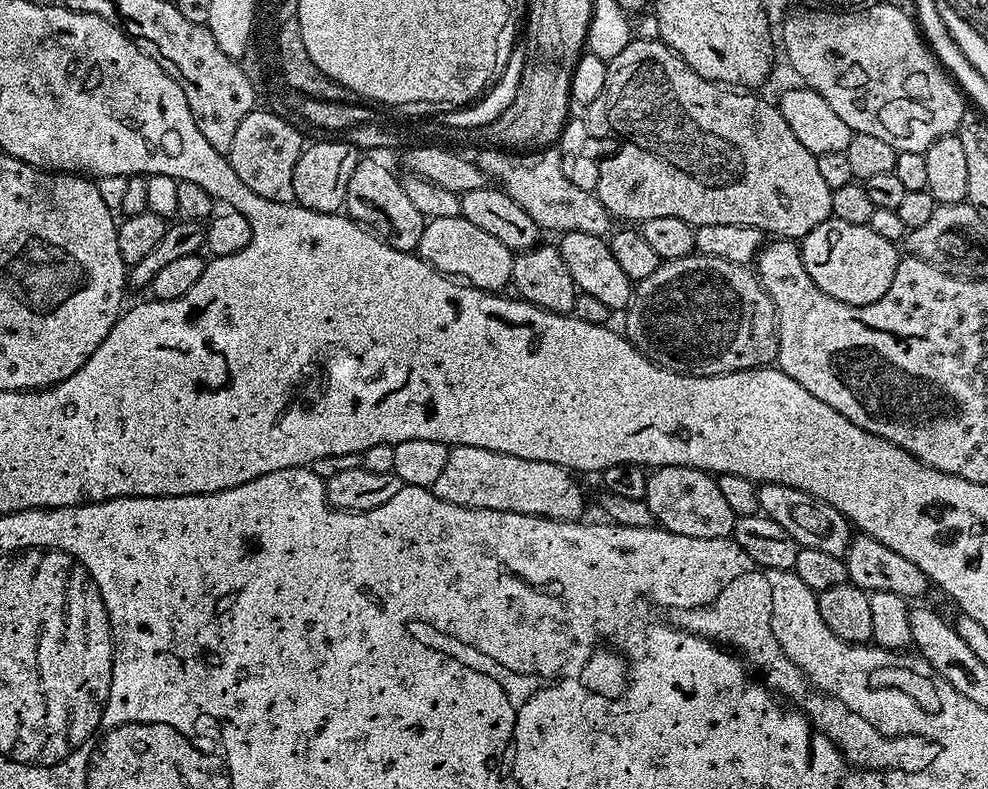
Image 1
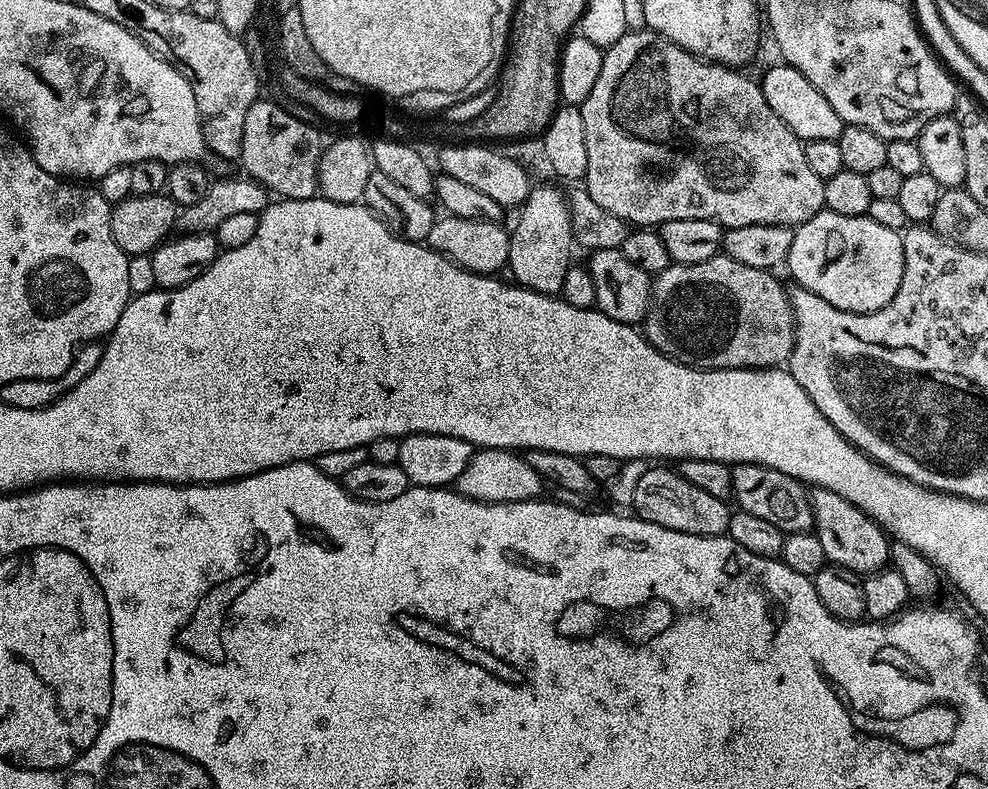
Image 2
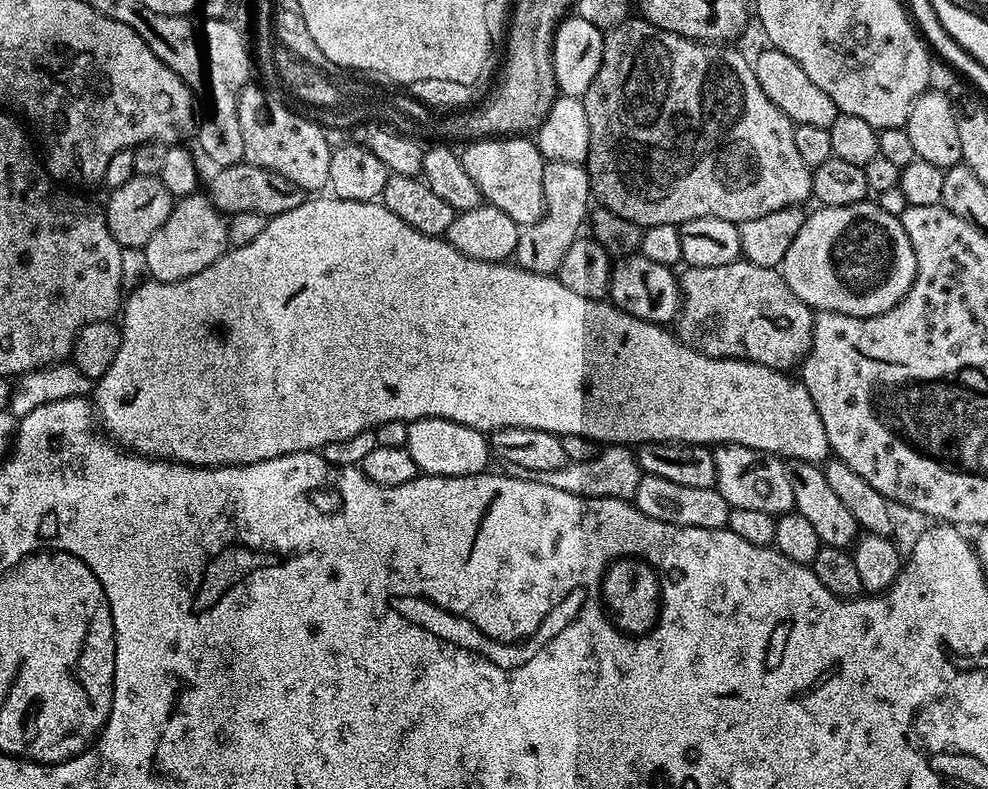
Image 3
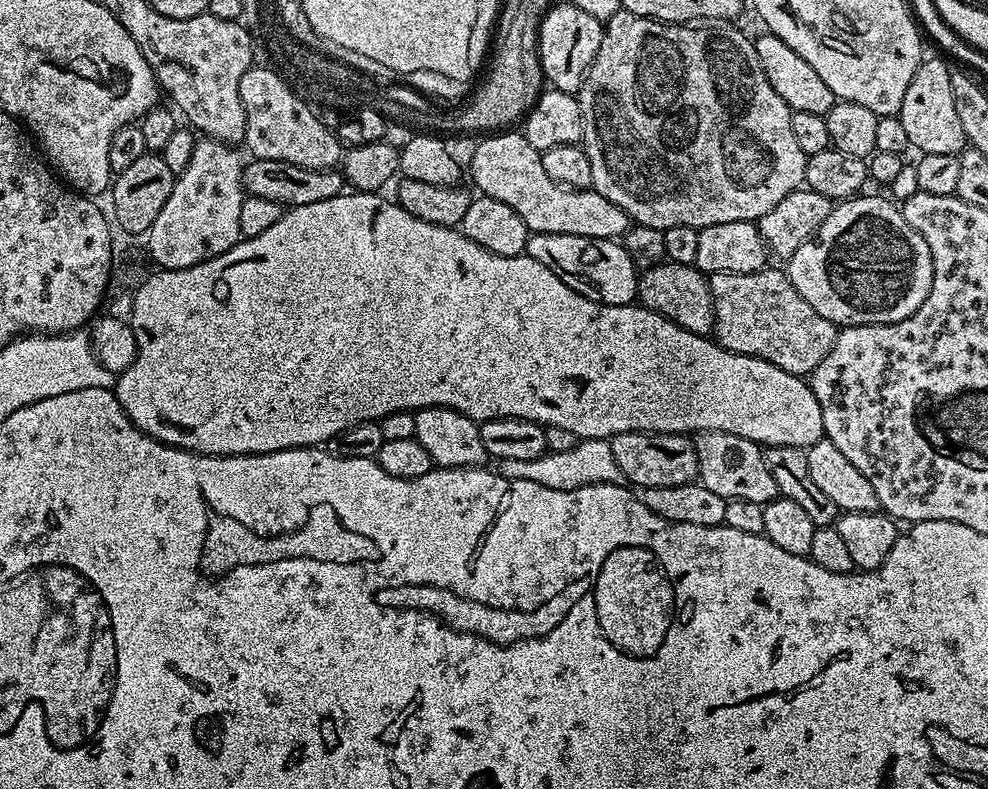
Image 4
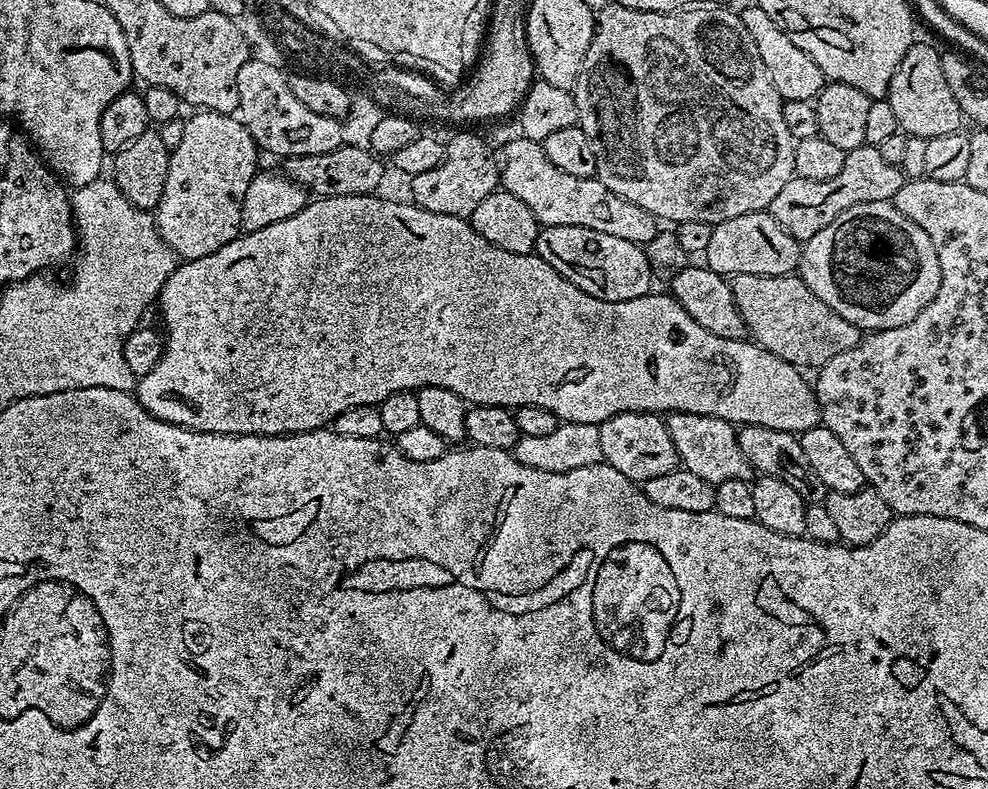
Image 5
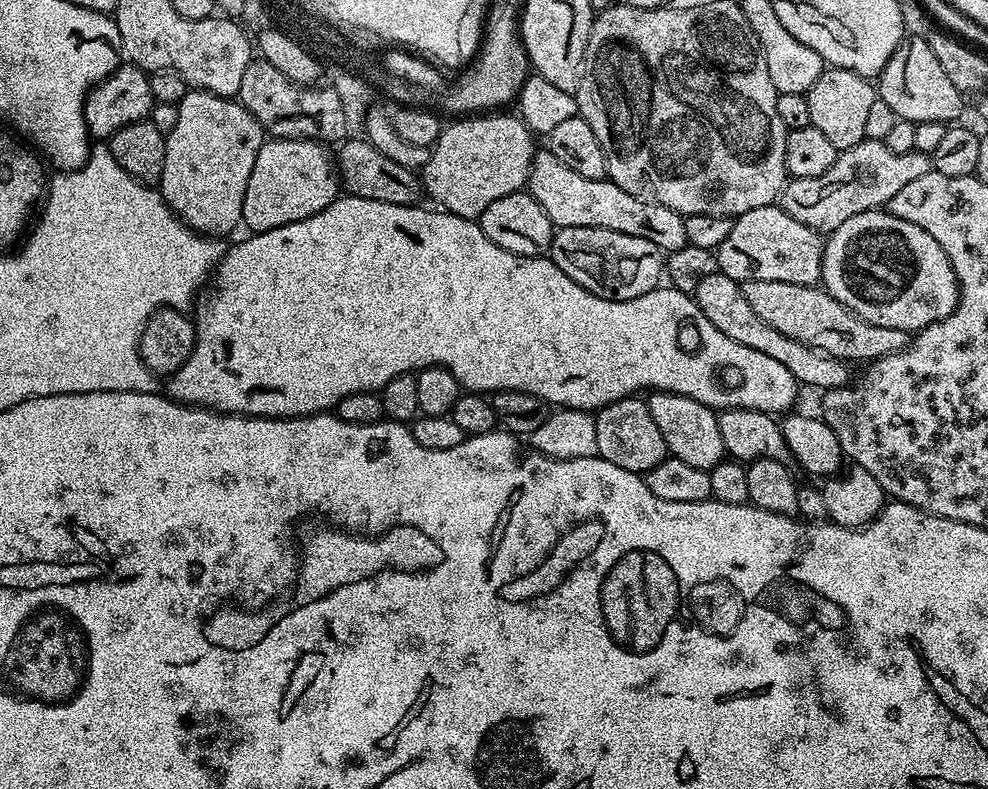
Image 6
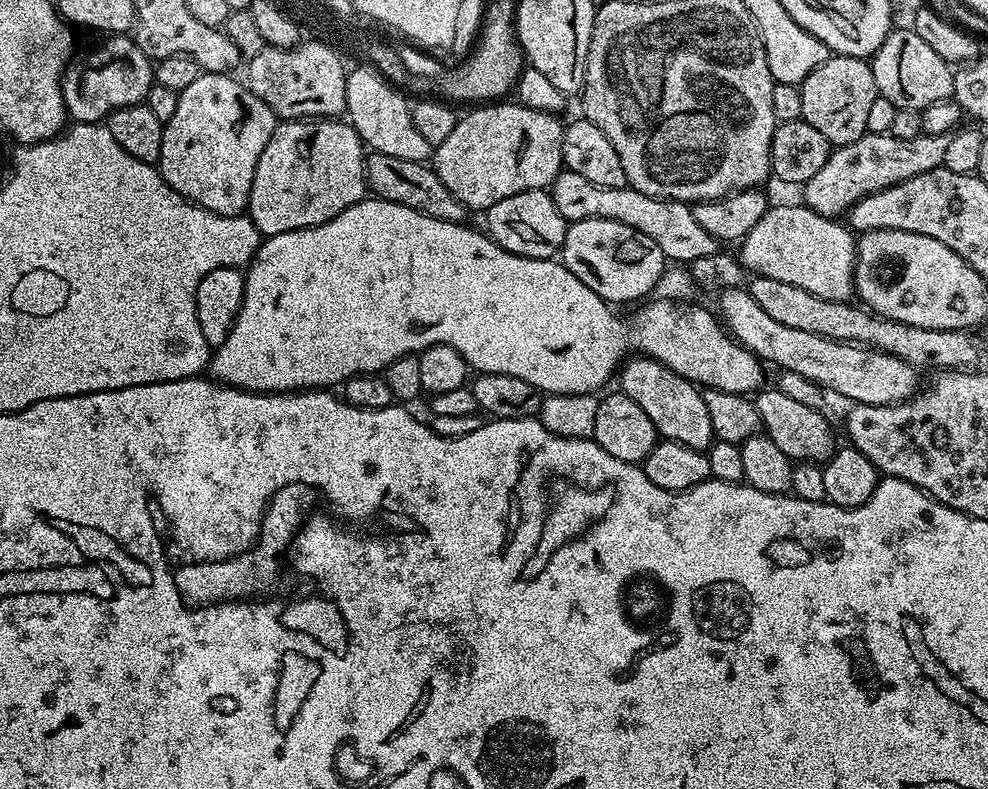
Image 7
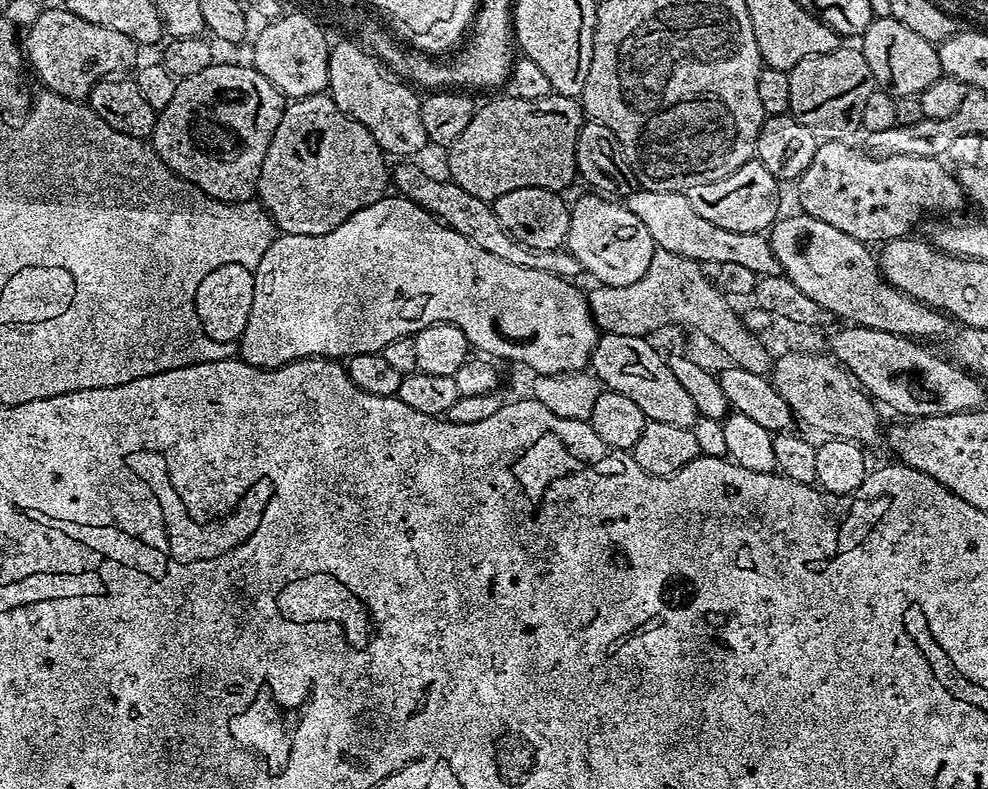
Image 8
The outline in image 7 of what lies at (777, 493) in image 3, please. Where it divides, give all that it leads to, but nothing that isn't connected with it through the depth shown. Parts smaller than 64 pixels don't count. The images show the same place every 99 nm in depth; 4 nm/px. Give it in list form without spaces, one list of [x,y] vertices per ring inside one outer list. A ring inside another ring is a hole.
[[[637,355],[621,363],[618,369],[619,391],[625,392],[646,414],[650,422],[654,422],[657,433],[665,440],[682,442],[682,446],[690,446],[699,452],[712,447],[714,437],[710,426],[710,414],[706,410],[704,392],[686,378],[674,374],[657,360]]]

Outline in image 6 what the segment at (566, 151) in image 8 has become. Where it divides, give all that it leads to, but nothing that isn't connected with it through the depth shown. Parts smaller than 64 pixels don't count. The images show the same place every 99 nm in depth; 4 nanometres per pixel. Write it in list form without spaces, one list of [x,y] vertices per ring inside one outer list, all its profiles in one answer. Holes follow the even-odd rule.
[[[476,114],[471,118],[456,118],[449,128],[447,125],[441,131],[422,169],[422,188],[426,196],[433,200],[433,205],[467,220],[476,220],[482,210],[490,206],[490,202],[498,202],[498,198],[506,198],[506,194],[514,194],[527,185],[532,160],[538,151],[538,145],[532,141],[535,140],[534,133],[520,121],[519,115],[500,115],[504,114]]]

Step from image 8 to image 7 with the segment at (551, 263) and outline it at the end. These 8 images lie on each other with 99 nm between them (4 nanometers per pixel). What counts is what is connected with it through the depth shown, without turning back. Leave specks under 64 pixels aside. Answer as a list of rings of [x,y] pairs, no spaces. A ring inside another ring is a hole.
[[[372,152],[364,165],[364,175],[371,195],[378,200],[389,200],[395,204],[410,206],[410,210],[425,212],[430,218],[442,218],[455,224],[465,223],[466,209],[446,186],[442,186],[442,178],[427,163],[406,162],[402,158],[390,158],[390,154]]]

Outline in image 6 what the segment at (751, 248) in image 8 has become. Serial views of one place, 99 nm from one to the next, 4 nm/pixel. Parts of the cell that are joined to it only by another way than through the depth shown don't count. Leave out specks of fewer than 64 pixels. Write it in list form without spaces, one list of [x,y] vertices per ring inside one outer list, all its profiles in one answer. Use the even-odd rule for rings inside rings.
[[[547,150],[537,151],[533,158],[526,191],[543,206],[556,228],[590,226],[602,230],[618,230],[618,234],[630,234],[634,238],[646,238],[654,242],[654,246],[658,246],[665,254],[683,248],[688,243],[684,217],[670,210],[670,206],[626,194],[622,186],[607,178],[582,178],[582,174],[574,174],[570,166],[562,166],[562,162],[558,162],[558,158],[554,158],[554,154]]]

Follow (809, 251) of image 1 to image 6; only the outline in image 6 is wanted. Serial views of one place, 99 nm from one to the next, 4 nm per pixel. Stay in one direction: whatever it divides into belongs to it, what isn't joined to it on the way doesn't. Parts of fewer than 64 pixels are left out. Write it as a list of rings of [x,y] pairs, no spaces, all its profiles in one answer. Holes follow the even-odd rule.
[[[887,210],[854,214],[854,218],[846,218],[838,230],[827,233],[819,283],[858,318],[874,326],[894,326],[894,330],[909,334],[946,318],[960,300],[960,283],[956,281],[950,258],[946,258],[946,250],[942,250],[922,226],[914,226],[914,222],[898,218]]]

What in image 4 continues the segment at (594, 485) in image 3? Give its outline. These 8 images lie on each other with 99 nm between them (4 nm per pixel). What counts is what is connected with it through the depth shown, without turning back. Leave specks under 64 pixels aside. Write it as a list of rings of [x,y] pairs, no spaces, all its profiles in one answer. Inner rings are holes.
[[[581,439],[570,450],[547,452],[538,459],[502,459],[494,471],[504,478],[537,482],[554,490],[574,490],[595,484],[619,484],[624,480],[618,462],[614,462],[614,450],[609,439]]]

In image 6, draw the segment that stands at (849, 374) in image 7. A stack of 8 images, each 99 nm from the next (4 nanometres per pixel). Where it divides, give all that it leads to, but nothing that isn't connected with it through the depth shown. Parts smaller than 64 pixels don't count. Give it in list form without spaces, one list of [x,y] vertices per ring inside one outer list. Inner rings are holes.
[[[719,270],[698,282],[694,299],[702,314],[706,314],[706,318],[710,318],[710,322],[714,322],[714,326],[718,326],[718,330],[726,334],[726,338],[734,338],[734,342],[742,342],[742,346],[750,346],[750,350],[758,350],[761,354],[782,362],[782,366],[786,366],[786,370],[794,374],[797,385],[809,384],[812,388],[827,390],[843,388],[849,383],[849,365],[845,361],[828,356],[825,352],[818,352],[810,346],[802,346],[802,342],[794,342],[792,338],[778,334],[774,326],[766,326],[766,322],[762,322],[762,318],[754,314],[750,302],[746,302],[746,294],[742,294],[740,284]]]

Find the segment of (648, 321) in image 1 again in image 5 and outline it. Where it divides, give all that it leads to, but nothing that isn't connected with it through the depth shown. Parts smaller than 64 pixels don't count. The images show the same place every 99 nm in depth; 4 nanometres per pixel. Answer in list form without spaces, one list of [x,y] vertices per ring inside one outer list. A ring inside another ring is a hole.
[[[738,274],[731,277],[734,302],[742,316],[747,335],[770,354],[801,370],[819,370],[834,354],[850,350],[862,339],[861,329],[834,314],[799,275],[767,276]]]

